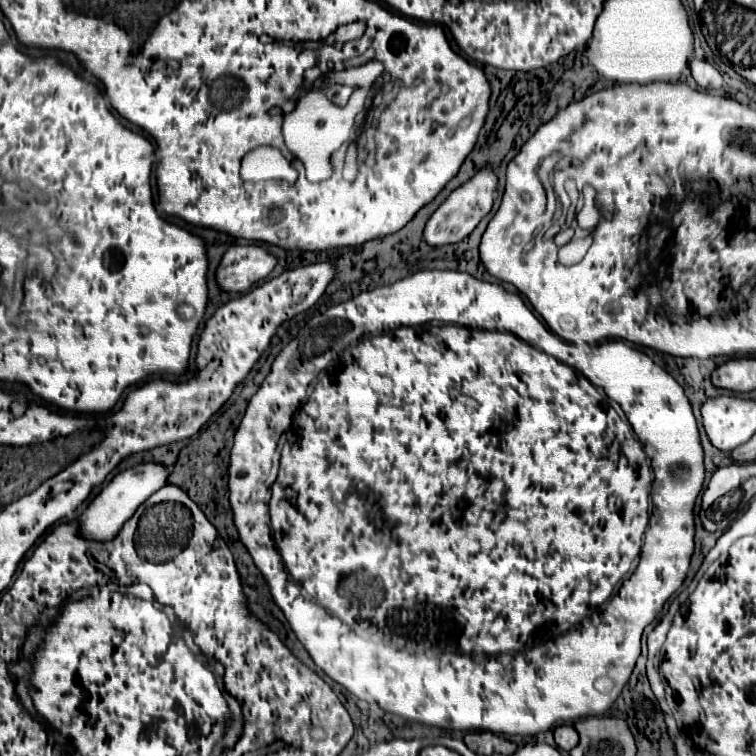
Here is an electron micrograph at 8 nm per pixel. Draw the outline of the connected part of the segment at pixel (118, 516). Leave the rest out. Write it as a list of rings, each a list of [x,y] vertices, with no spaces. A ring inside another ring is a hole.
[[[143,461],[117,473],[79,517],[83,537],[91,537],[95,541],[113,539],[115,533],[121,529],[121,525],[135,513],[135,509],[167,483],[167,473],[169,473],[169,467],[161,461]]]

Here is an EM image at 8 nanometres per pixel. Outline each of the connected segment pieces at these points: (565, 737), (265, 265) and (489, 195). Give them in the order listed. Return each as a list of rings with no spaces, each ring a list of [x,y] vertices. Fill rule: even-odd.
[[[559,725],[559,727],[555,727],[553,735],[555,735],[557,747],[561,747],[565,751],[571,751],[577,745],[577,741],[579,741],[579,735],[573,729],[573,725]]]
[[[257,243],[231,245],[217,267],[217,281],[225,291],[241,293],[265,279],[275,265],[277,257]]]
[[[491,167],[479,169],[467,183],[457,187],[447,197],[447,201],[431,215],[431,219],[425,225],[425,241],[429,245],[447,245],[447,243],[457,243],[463,237],[467,237],[477,227],[477,223],[483,219],[483,215],[491,211],[497,185],[499,185],[499,179]]]

